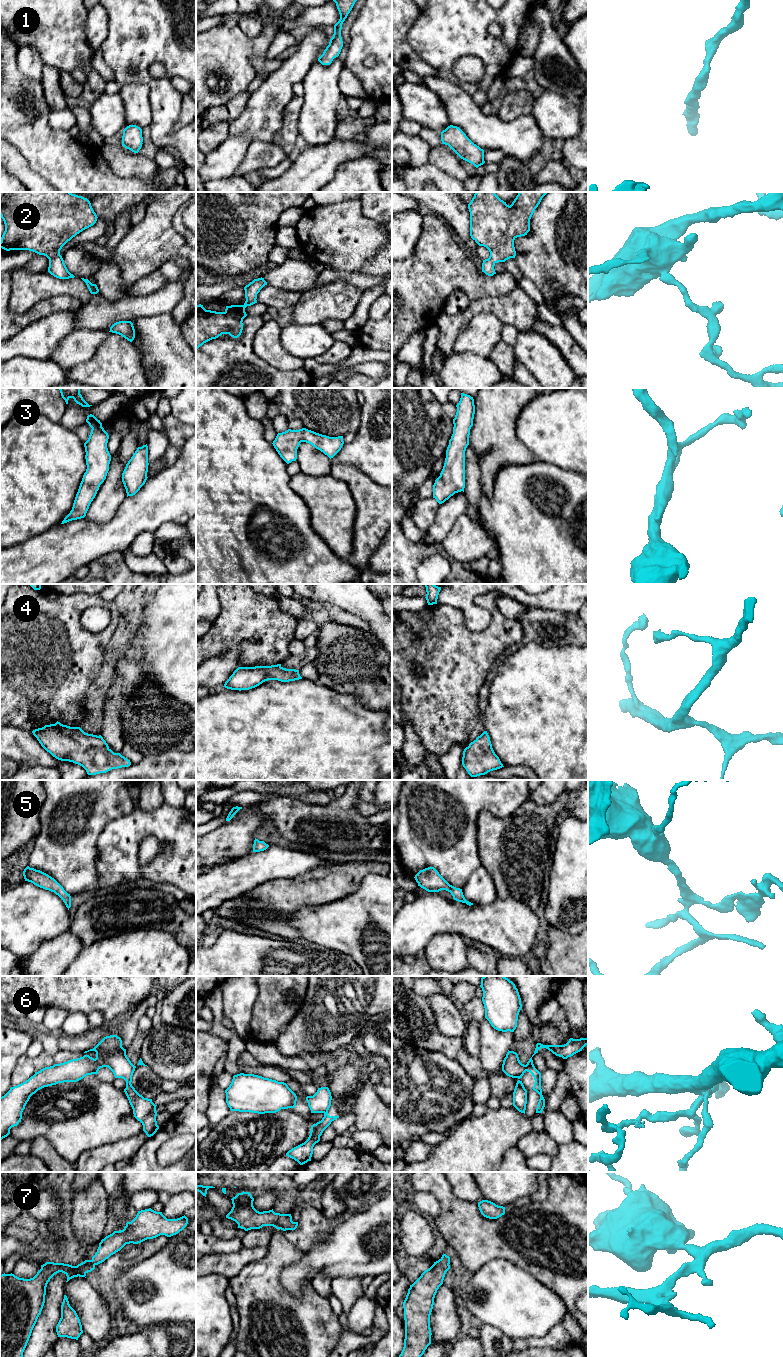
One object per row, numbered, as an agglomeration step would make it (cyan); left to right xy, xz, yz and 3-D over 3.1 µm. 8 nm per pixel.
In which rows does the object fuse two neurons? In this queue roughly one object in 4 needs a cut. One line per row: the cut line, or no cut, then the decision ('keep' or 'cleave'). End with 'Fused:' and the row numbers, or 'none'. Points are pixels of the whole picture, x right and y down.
1: no cut | keep
2: no cut | keep
3: no cut | keep
4: no cut | keep
5: no cut | keep
6: yz (525, 1065), (526, 1070) | cleave
7: no cut | keep
Fused: 6

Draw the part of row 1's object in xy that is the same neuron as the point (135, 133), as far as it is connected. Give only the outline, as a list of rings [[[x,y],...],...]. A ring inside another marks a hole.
[[[129,125],[123,130],[122,146],[138,153],[142,147],[142,129],[136,125]]]

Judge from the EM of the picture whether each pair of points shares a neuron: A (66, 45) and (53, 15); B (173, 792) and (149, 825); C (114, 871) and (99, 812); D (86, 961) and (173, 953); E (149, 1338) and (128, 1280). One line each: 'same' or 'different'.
A: same
B: different
C: different
D: same
E: different

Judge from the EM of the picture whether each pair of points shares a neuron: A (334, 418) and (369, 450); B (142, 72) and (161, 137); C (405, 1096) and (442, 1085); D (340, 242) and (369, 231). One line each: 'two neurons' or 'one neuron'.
A: two neurons
B: one neuron
C: one neuron
D: one neuron

